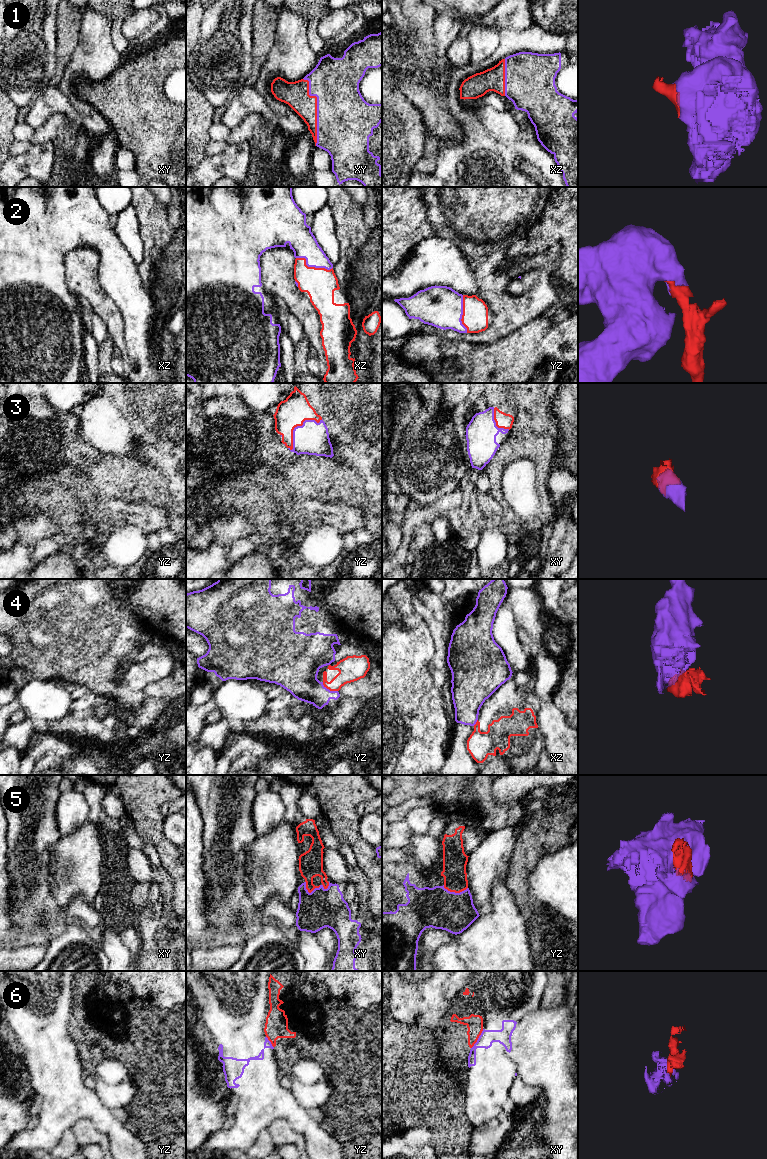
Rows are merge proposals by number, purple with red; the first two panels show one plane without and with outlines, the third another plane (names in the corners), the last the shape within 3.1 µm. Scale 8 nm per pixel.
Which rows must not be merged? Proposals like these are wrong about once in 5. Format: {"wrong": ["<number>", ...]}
{"wrong": ["4", "6"]}

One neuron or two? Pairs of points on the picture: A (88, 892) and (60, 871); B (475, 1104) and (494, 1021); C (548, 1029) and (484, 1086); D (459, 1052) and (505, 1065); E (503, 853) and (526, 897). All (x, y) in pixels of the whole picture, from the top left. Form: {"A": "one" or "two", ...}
{"A": "one", "B": "one", "C": "two", "D": "two", "E": "two"}

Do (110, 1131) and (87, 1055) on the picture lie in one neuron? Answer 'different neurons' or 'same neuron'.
different neurons

